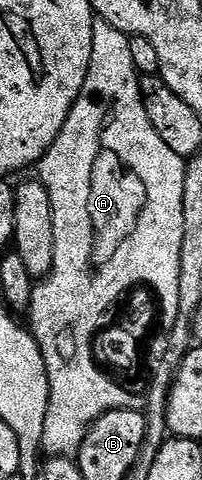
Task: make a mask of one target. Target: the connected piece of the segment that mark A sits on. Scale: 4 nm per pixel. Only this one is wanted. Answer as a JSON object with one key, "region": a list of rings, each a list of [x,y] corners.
{"region":[[[99,19],[93,20],[92,54],[90,55],[90,67],[86,75],[86,83],[82,87],[82,91],[78,95],[78,99],[74,103],[74,107],[58,135],[58,139],[54,139],[54,143],[48,148],[46,155],[38,163],[38,170],[40,169],[38,179],[46,187],[54,217],[54,263],[52,264],[52,270],[48,272],[48,276],[37,280],[33,284],[32,302],[29,305],[26,317],[27,320],[32,320],[30,332],[40,345],[42,359],[46,367],[46,375],[48,376],[48,386],[50,387],[46,425],[43,431],[40,432],[39,446],[48,457],[75,458],[80,452],[80,444],[84,442],[84,436],[88,433],[88,428],[91,427],[92,422],[109,413],[111,409],[141,408],[141,394],[139,397],[138,394],[131,393],[120,382],[124,377],[125,370],[123,368],[120,368],[121,370],[112,369],[115,365],[118,365],[117,358],[98,355],[94,346],[88,345],[88,337],[92,337],[92,333],[100,333],[102,327],[117,324],[118,319],[114,315],[114,311],[110,311],[112,301],[116,301],[116,297],[120,297],[120,293],[131,294],[135,290],[135,285],[145,285],[152,292],[153,299],[156,300],[156,309],[152,305],[148,305],[144,309],[143,304],[137,303],[134,308],[127,309],[124,312],[123,320],[125,322],[137,321],[139,328],[145,329],[156,317],[161,321],[162,328],[167,331],[172,329],[176,320],[180,318],[178,283],[180,282],[180,252],[182,251],[182,191],[184,190],[184,167],[186,161],[185,158],[174,155],[174,151],[170,151],[170,147],[166,147],[166,143],[162,143],[162,135],[158,135],[158,131],[154,131],[154,127],[146,115],[146,109],[142,107],[140,77],[134,67],[134,61],[130,59],[128,38],[128,34],[118,31],[118,27],[110,27],[110,23]]]}

